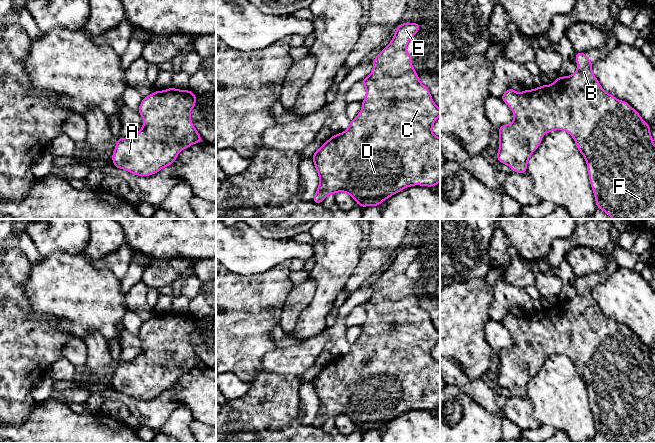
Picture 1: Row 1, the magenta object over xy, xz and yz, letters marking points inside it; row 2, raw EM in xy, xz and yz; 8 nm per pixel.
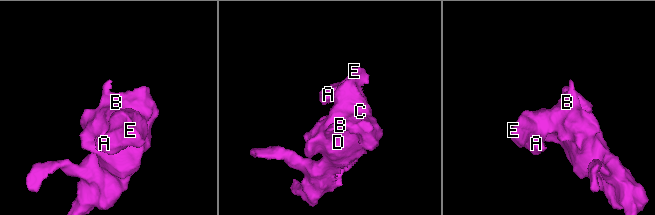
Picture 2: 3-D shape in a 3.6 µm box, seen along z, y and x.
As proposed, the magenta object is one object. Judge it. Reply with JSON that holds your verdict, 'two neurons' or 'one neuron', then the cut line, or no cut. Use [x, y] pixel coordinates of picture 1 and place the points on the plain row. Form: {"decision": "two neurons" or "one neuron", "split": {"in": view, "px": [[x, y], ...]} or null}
{"decision": "one neuron", "split": null}

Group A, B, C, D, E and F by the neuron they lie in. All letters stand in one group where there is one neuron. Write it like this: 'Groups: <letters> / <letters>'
Groups: A B C D E F

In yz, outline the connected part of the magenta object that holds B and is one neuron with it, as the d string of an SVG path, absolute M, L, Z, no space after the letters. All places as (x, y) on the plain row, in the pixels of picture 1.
M577 276L576 282L577 294L570 300L558 301L551 309L542 309L533 314L525 313L521 317L517 317L513 312L506 314L501 323L513 335L514 344L507 349L499 350L499 374L497 383L501 388L507 388L512 395L520 398L527 397L527 387L532 377L538 372L542 366L542 359L554 354L563 354L568 356L574 363L578 374L581 376L587 387L587 395L589 404L596 424L596 431L605 435L612 443L655 443L655 368L653 367L650 353L651 351L641 342L639 337L633 333L629 327L624 324L619 325L615 320L607 317L601 311L599 305L592 295L592 287L584 276Z

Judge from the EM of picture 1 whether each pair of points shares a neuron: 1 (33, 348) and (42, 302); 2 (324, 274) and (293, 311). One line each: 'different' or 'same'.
1: different
2: different

